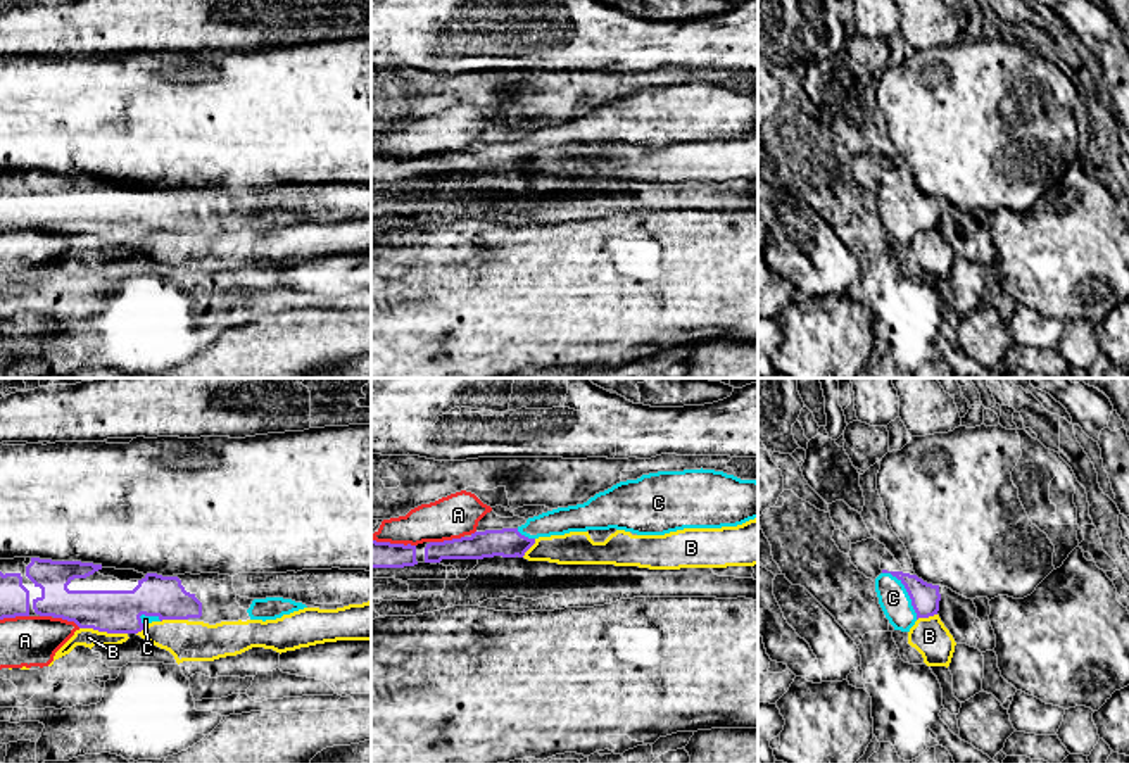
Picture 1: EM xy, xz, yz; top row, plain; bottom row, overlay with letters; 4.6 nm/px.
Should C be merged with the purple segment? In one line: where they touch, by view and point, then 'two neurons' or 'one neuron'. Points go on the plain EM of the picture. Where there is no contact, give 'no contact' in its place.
contact yz (907, 204); one neuron

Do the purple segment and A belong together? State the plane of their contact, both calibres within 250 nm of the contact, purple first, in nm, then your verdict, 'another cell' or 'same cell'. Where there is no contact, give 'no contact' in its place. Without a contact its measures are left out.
meets purple in xz; 130 nm thick on the purple side, 200 nm on the other; another cell

